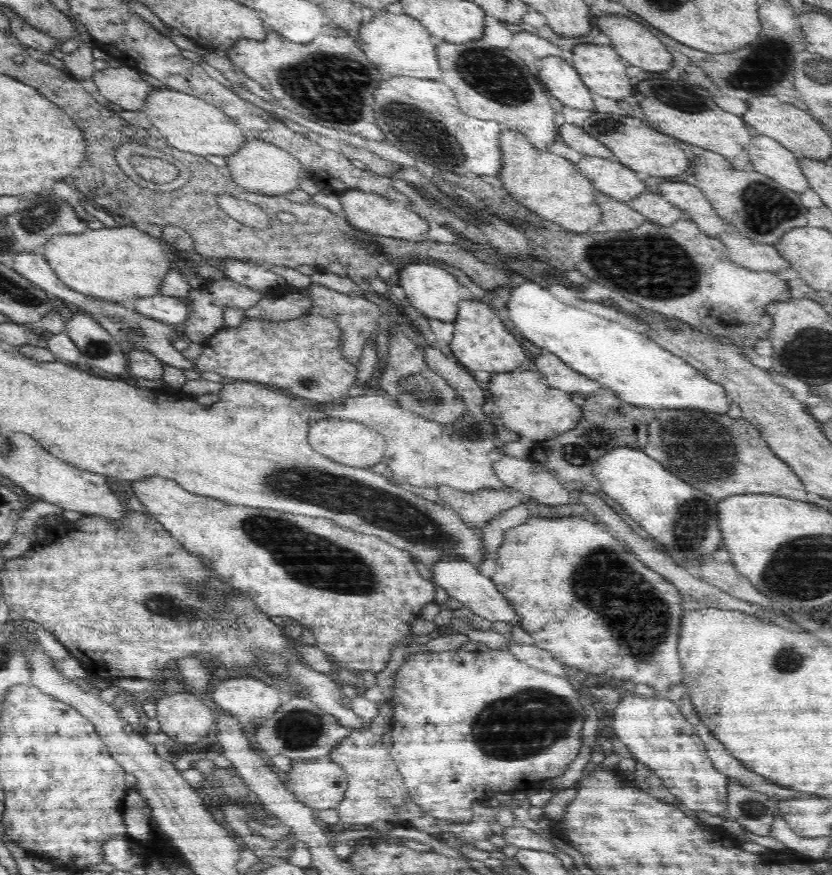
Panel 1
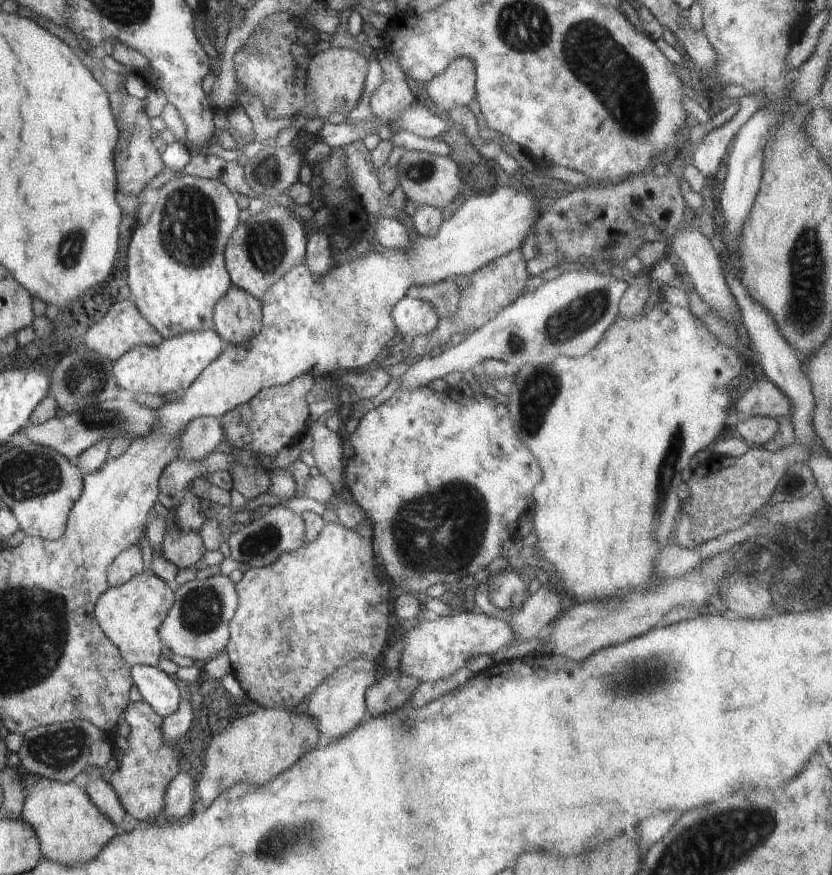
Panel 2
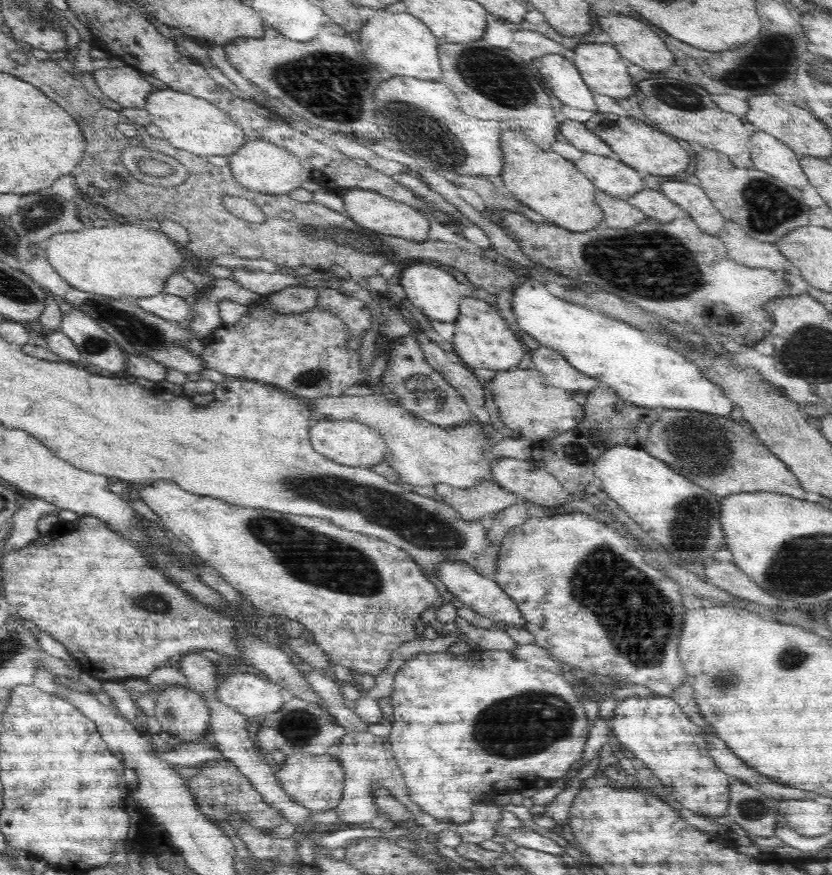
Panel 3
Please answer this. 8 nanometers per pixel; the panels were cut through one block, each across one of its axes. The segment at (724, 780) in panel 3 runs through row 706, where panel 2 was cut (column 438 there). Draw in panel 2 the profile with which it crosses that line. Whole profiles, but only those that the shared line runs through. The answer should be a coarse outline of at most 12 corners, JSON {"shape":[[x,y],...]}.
{"shape":[[456,609],[423,615],[399,670],[446,679],[514,640],[509,622]]}

